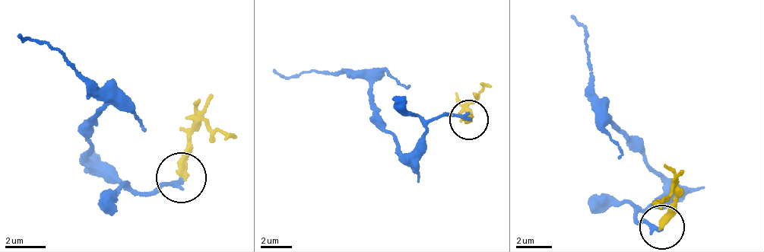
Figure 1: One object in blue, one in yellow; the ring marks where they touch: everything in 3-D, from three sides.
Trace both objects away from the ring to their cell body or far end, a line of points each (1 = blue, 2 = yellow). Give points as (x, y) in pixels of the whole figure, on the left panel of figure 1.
1: (182, 179), (141, 194), (112, 180), (88, 159), (87, 129), (103, 90), (43, 45), (20, 33)
2: (182, 179), (192, 131), (219, 130), (225, 140)

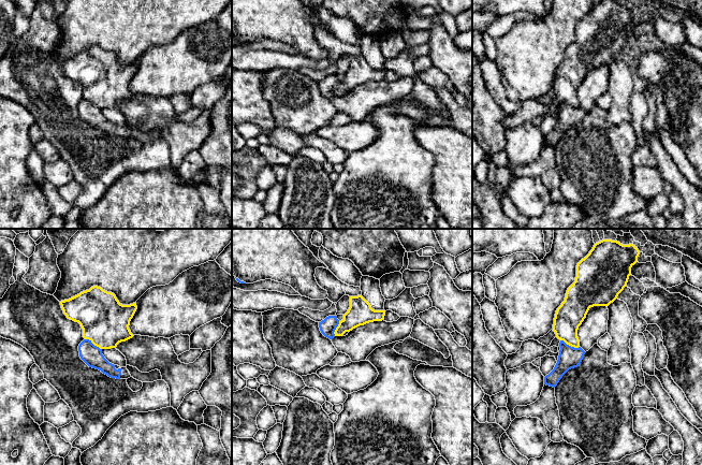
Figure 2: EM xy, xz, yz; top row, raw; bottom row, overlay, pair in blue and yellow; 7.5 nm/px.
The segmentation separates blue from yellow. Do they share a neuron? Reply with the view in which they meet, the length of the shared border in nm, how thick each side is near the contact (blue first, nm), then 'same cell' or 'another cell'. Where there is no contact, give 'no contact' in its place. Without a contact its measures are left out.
meets blue in yz; contact 160 nm long; 160 nm thick on the blue side, 220 nm on the other; another cell

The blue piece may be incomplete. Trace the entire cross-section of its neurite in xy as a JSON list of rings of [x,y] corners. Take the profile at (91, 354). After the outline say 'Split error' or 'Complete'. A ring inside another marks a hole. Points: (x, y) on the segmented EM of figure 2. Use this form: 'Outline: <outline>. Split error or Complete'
Outline: [[[84,339],[78,346],[81,359],[89,366],[101,370],[111,378],[128,379],[131,377],[126,367],[109,363],[102,354],[102,349],[94,346],[91,340]]]. Split error

